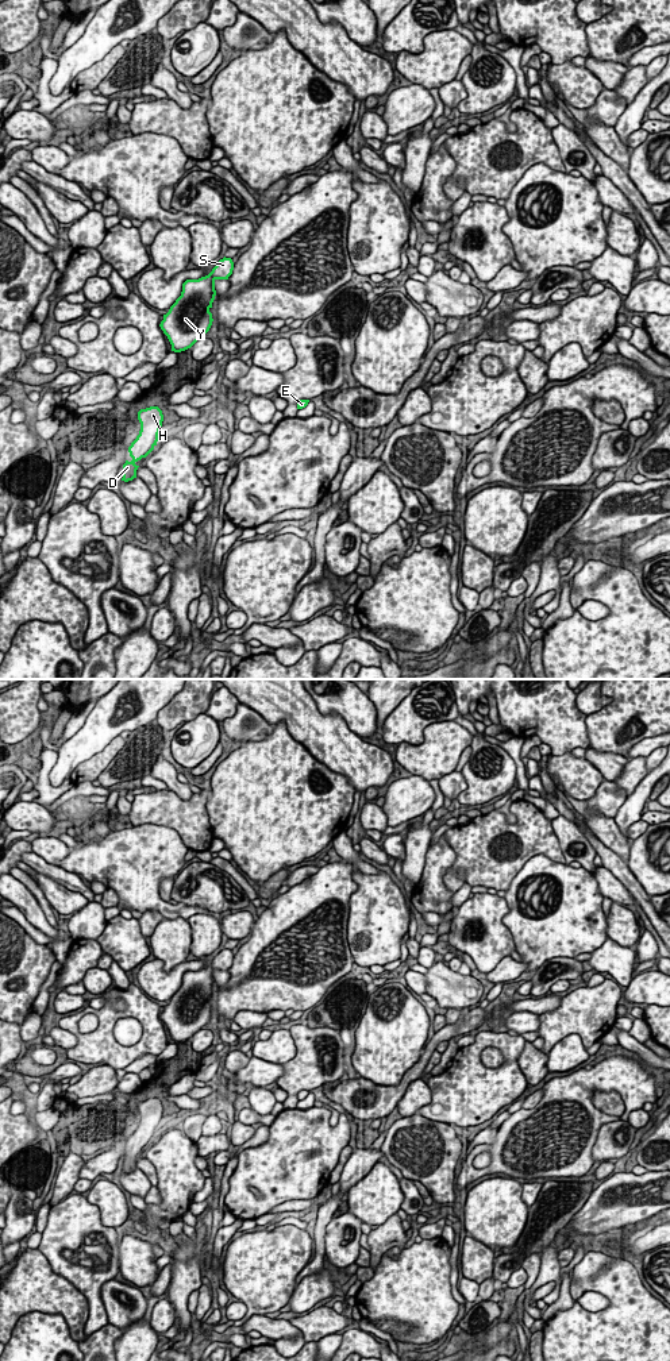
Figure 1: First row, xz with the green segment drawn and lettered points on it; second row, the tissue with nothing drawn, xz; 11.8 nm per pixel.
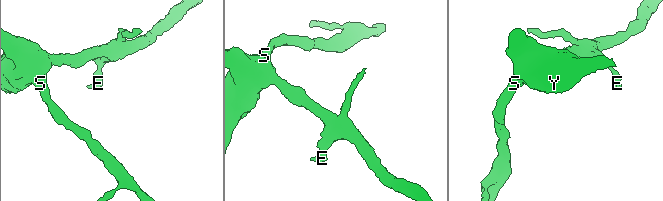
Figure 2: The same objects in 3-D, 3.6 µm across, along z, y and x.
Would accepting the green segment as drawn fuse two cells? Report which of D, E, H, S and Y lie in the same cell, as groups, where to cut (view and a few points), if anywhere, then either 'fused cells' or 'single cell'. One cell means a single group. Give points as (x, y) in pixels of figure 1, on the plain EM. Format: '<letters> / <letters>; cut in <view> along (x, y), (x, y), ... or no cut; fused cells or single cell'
D E H S Y; no cut; single cell

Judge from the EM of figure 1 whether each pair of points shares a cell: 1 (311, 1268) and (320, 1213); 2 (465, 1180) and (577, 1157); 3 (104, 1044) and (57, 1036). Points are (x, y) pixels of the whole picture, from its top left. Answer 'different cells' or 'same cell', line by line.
1: same cell
2: same cell
3: different cells

